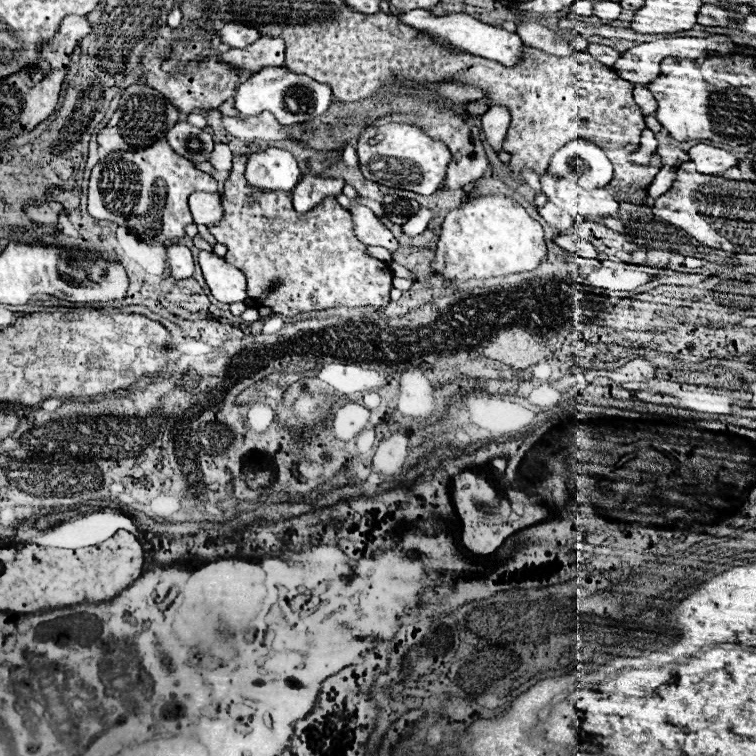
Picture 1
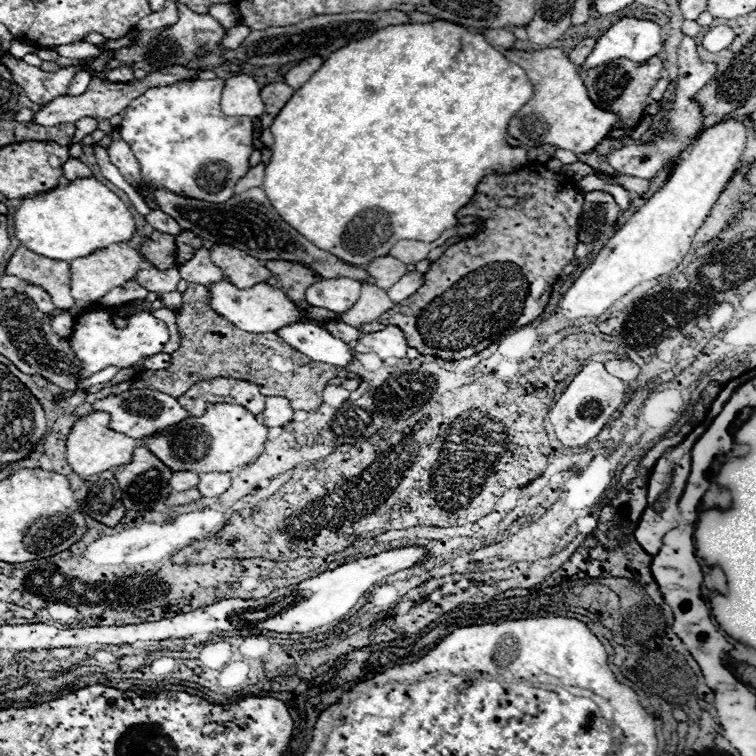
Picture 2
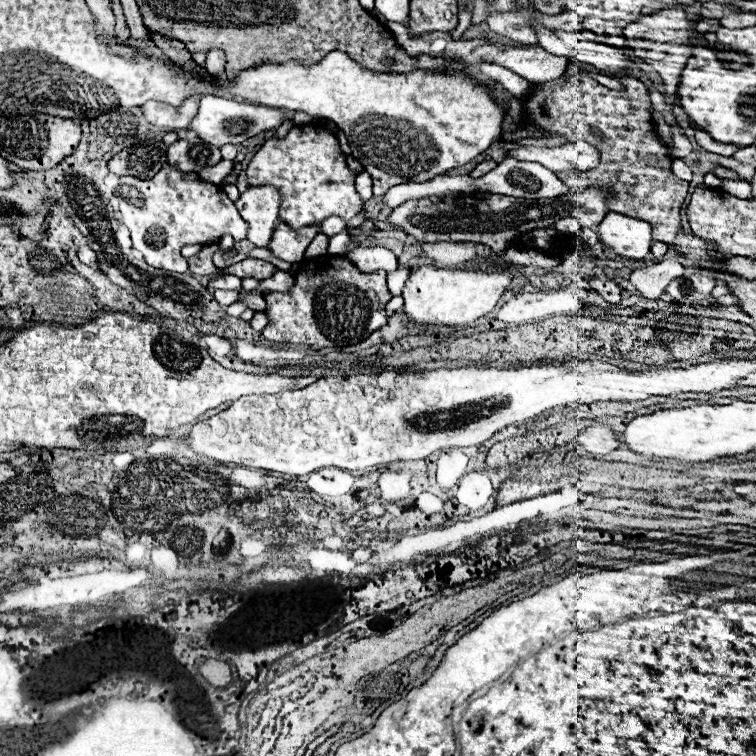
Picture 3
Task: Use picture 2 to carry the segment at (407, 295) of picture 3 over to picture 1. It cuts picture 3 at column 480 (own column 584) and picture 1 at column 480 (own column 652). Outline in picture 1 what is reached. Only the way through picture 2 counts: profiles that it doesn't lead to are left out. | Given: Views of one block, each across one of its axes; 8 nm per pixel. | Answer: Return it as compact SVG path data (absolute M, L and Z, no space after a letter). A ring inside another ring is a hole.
M488 194L462 202L460 208L446 216L432 270L448 280L492 278L530 272L538 268L544 256L546 244L542 226L530 218L514 198L504 194Z

